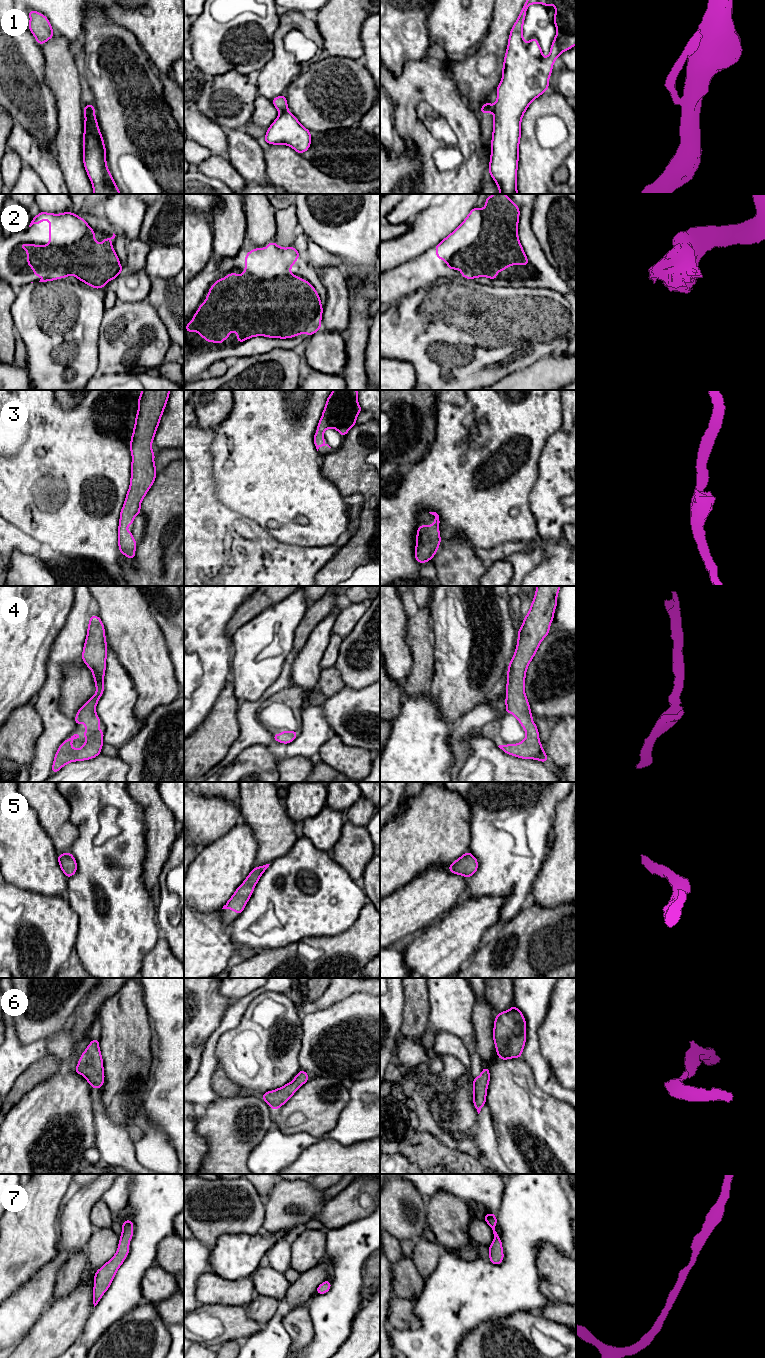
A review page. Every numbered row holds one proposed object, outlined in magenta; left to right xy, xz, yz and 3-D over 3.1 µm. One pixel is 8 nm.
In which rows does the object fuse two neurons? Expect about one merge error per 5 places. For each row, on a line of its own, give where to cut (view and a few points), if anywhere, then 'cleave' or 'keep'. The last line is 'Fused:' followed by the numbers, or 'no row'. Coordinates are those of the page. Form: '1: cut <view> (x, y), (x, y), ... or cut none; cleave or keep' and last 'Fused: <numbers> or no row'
1: cut xz (287, 110), (280, 113); cleave
2: cut none; keep
3: cut none; keep
4: cut none; keep
5: cut none; keep
6: cut none; keep
7: cut none; keep
Fused: 1

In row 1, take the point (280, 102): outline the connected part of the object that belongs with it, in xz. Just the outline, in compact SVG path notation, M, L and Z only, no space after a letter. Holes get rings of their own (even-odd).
M285 95L275 97L271 101L280 113L288 111L287 99Z

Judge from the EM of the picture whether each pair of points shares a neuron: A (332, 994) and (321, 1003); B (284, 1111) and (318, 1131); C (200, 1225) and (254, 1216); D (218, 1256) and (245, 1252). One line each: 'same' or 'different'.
A: same
B: same
C: same
D: same

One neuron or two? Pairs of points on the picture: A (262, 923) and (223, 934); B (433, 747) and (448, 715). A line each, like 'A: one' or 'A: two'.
A: two
B: two

